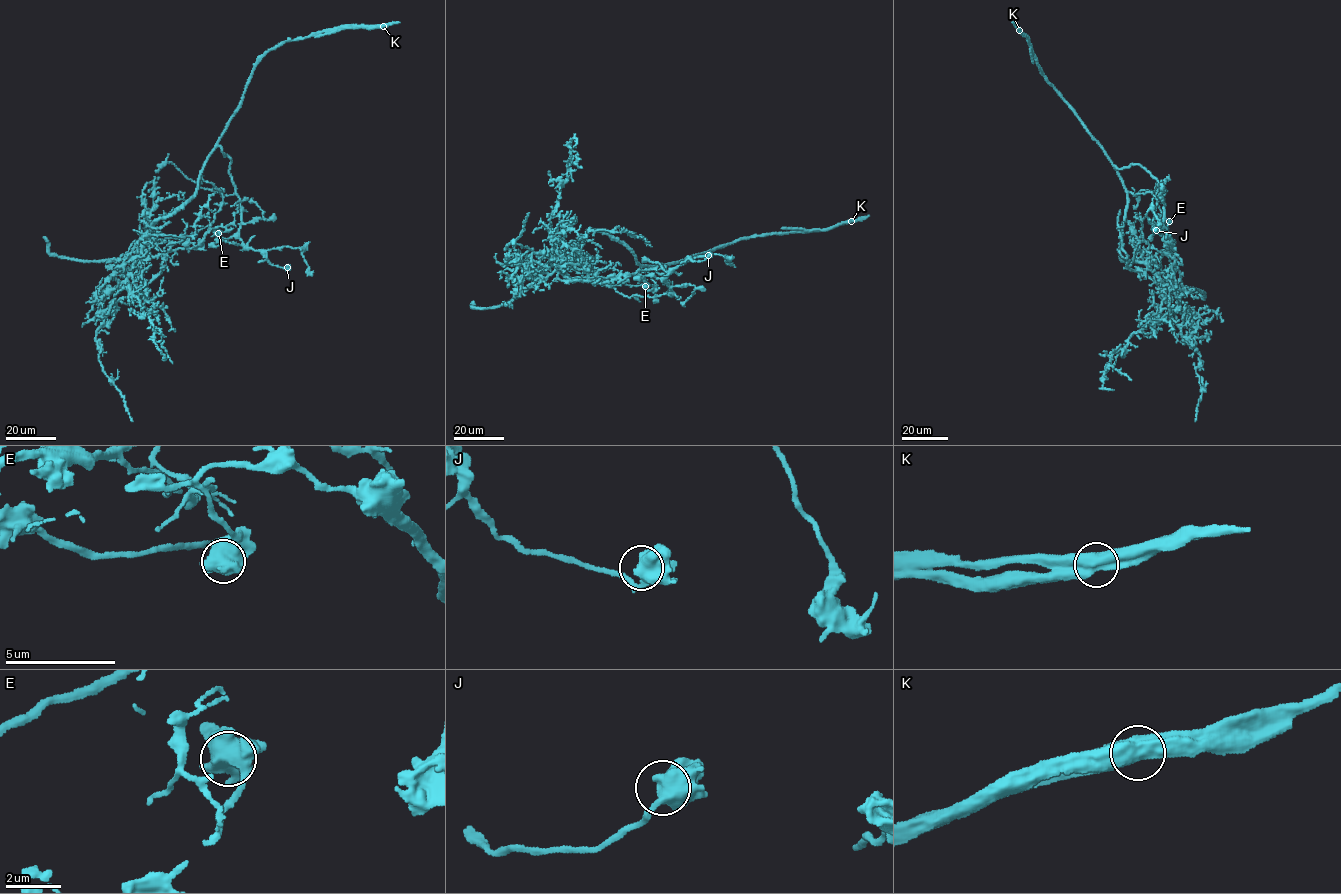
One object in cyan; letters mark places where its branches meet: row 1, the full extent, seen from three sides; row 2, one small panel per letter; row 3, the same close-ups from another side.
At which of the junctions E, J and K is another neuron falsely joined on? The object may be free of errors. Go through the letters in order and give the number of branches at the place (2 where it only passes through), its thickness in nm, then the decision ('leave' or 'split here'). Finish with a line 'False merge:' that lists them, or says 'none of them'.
E: branches 2; calibre 750 nm; leave
J: branches 2; calibre 750 nm; leave
K: branches 2; calibre 750 nm; split here
False merge: K

